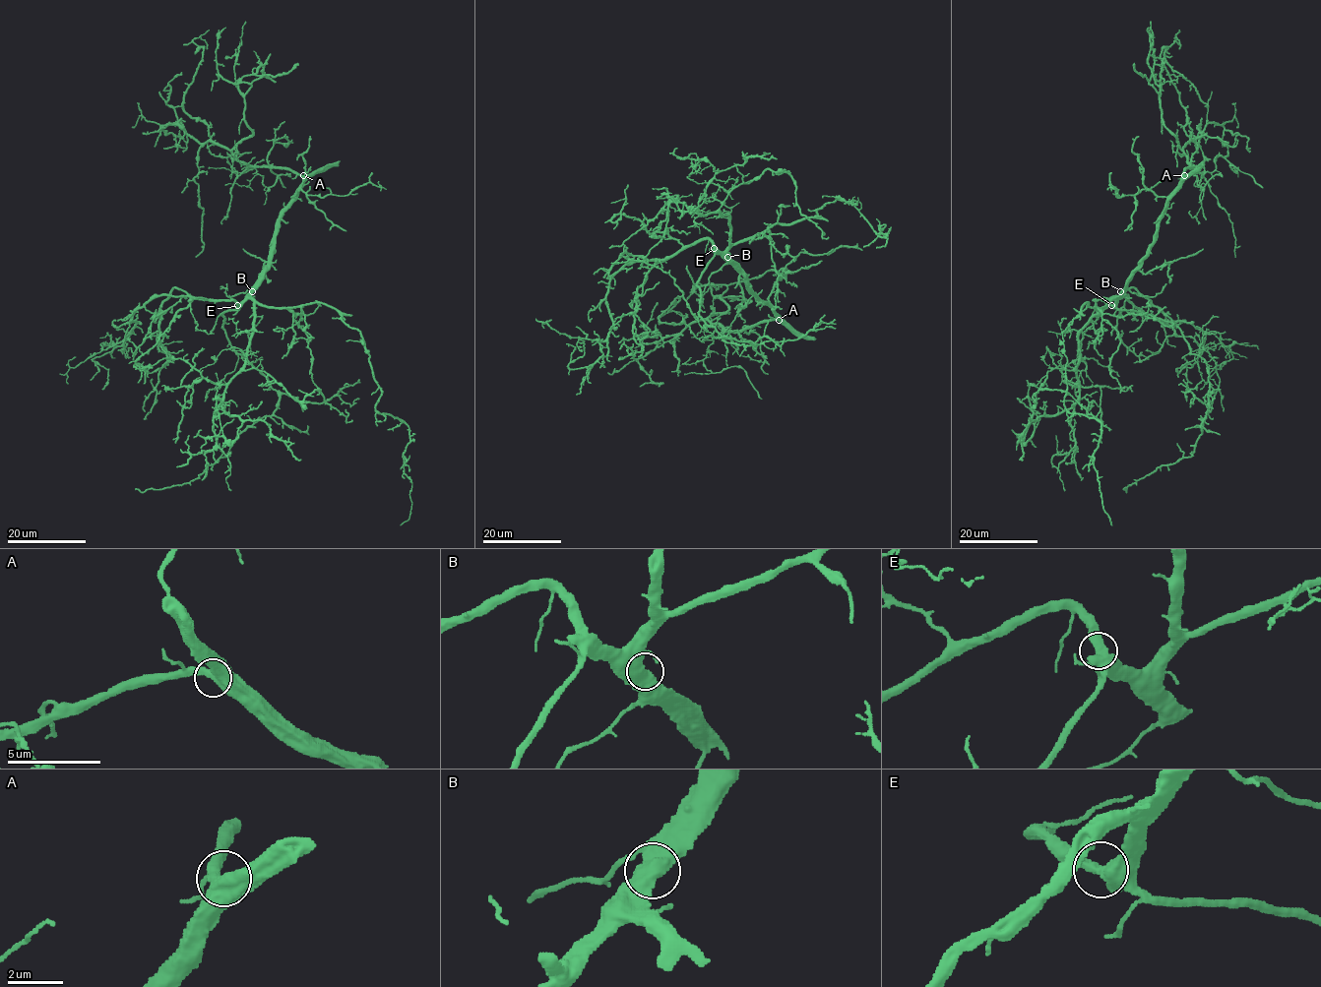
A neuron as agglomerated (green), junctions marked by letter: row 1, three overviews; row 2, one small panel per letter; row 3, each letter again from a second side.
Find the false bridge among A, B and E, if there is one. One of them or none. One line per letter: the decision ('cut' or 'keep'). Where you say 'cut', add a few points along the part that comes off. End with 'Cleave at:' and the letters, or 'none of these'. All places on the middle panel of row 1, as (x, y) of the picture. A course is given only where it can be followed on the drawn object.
A: keep
B: keep
E: keep
Cleave at: none of these

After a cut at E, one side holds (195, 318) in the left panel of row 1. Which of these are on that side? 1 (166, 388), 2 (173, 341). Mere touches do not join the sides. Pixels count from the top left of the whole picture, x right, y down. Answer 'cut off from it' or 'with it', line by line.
1: cut off from it
2: with it

